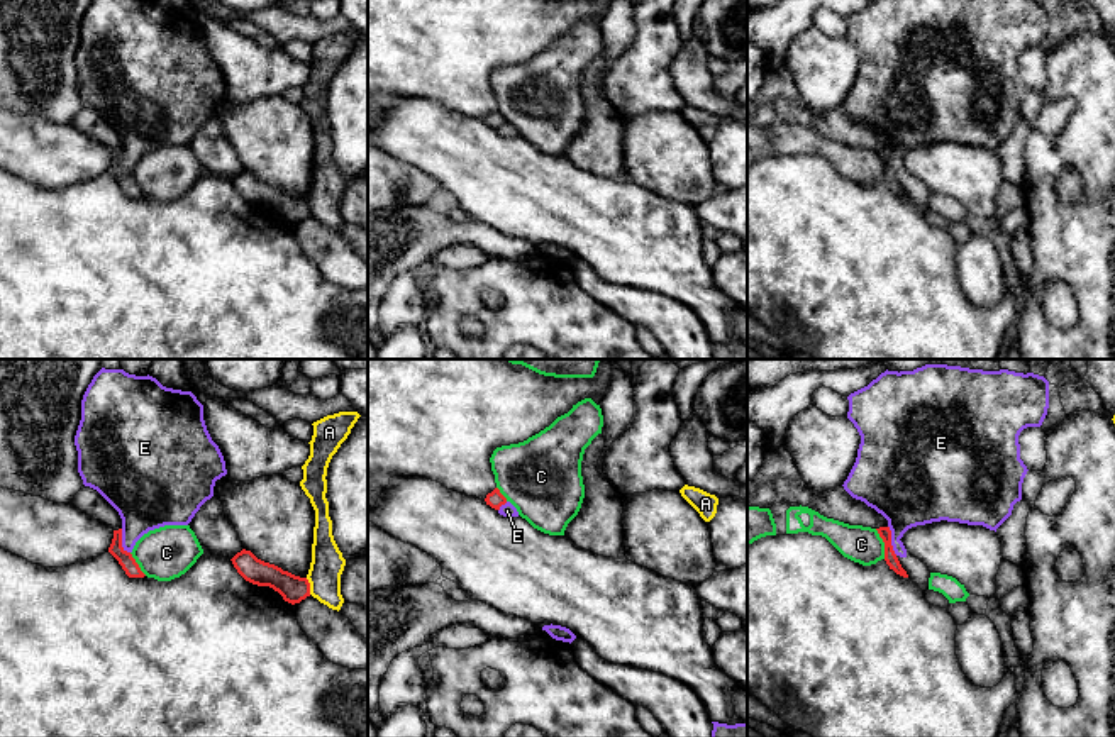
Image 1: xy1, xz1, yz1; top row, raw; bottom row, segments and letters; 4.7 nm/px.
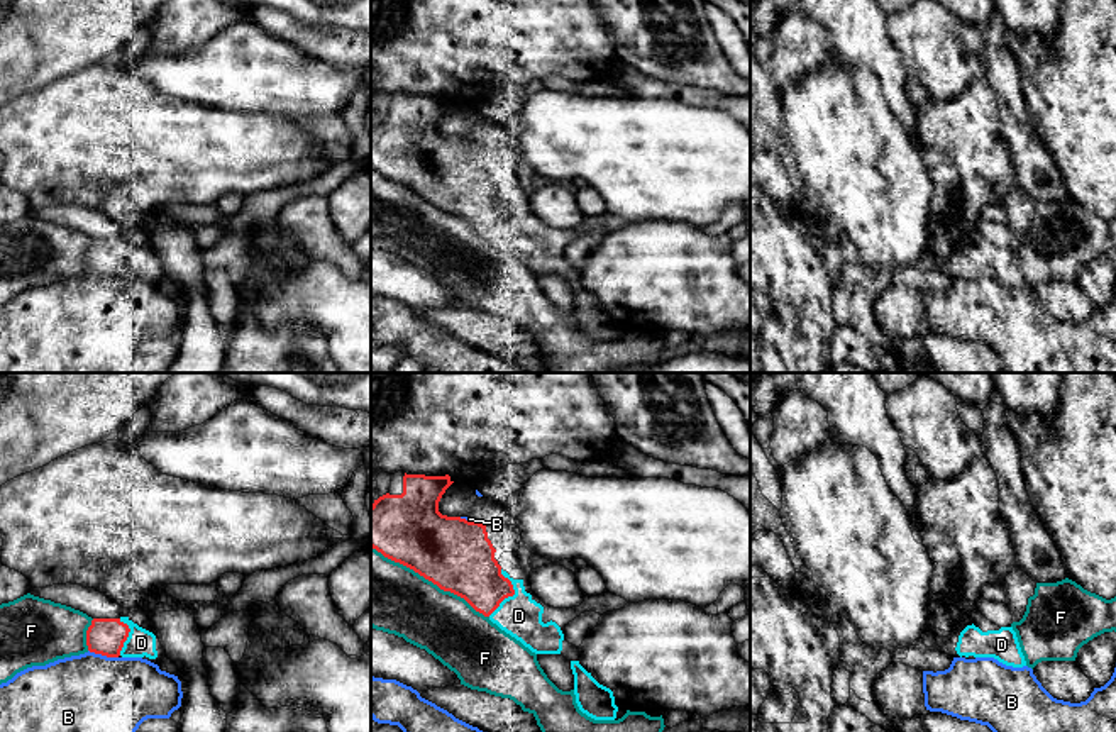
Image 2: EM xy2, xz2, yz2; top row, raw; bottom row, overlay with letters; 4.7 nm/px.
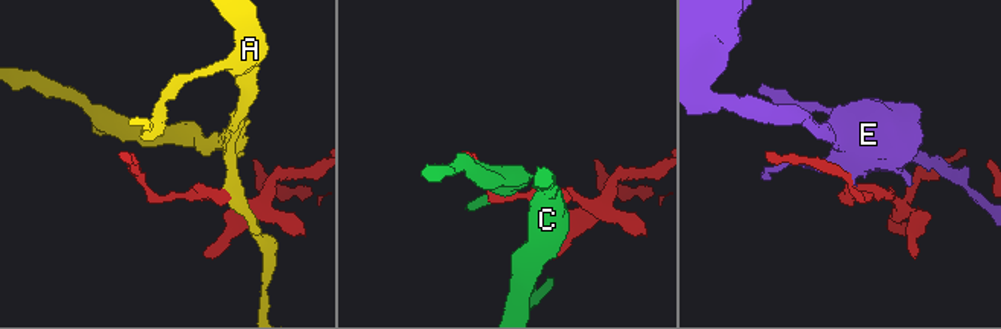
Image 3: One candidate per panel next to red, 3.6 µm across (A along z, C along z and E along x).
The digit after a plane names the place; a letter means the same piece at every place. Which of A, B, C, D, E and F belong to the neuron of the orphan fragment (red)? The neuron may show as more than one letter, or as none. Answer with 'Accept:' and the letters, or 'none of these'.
Accept: D

